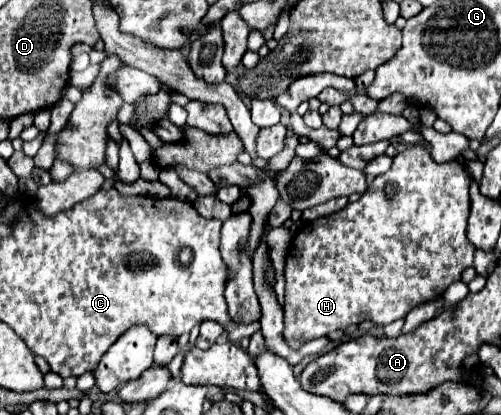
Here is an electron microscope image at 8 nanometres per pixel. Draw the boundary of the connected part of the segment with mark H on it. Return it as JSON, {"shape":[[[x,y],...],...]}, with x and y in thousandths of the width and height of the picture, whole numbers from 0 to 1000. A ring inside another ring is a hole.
{"shape":[[[816,352],[784,376],[780,405],[737,439],[733,463],[685,506],[601,545],[569,627],[569,824],[601,839],[609,824],[741,771],[768,786],[804,766],[828,737],[856,728],[888,694],[920,675],[920,655],[944,641],[944,588],[928,564],[936,520],[940,434],[920,390],[872,395],[848,352]]]}

